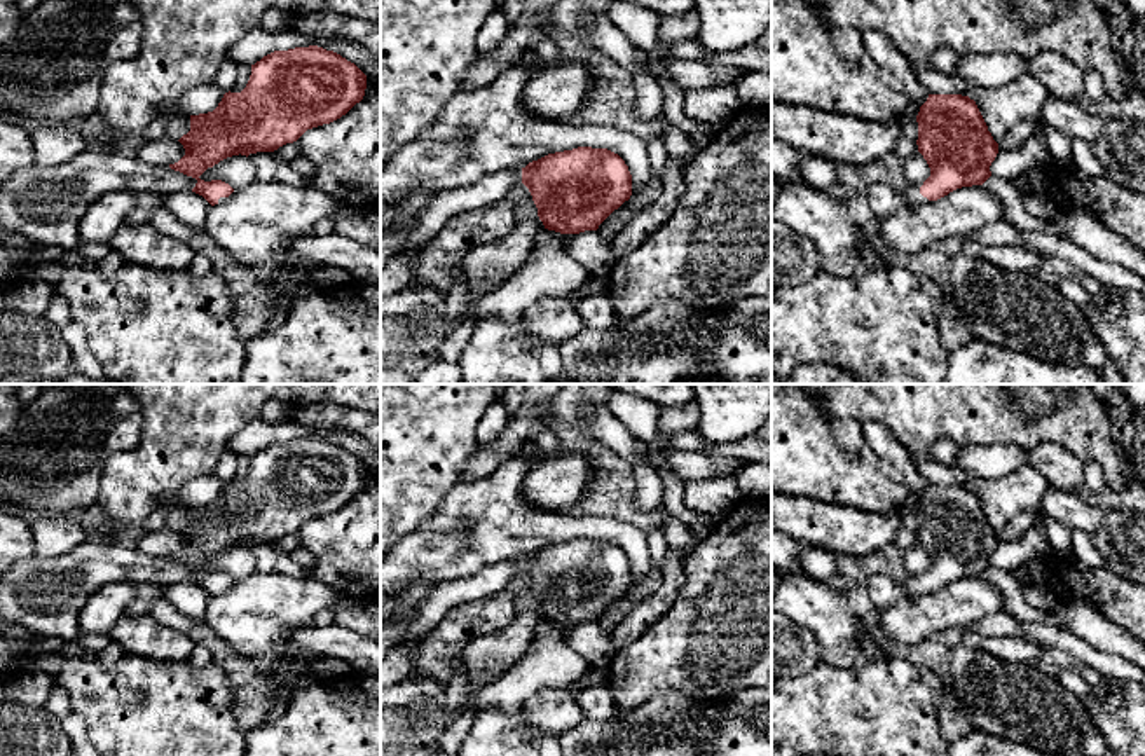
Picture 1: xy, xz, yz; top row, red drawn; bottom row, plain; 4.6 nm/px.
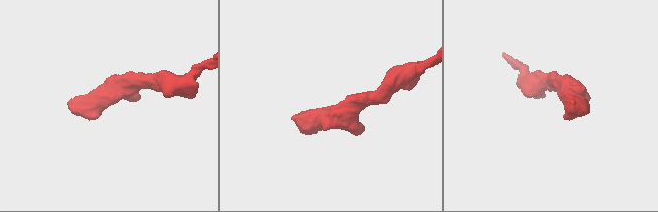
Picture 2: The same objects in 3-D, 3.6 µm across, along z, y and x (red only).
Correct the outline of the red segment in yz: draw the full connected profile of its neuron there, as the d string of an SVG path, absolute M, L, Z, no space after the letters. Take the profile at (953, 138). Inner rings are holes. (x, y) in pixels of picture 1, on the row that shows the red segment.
M929 94L916 115L918 152L930 168L930 176L918 185L906 185L908 206L937 201L950 192L983 185L998 154L988 126L974 100L962 94Z

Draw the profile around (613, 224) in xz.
M651 176L648 185L632 194L628 203L623 208L618 208L613 215L609 215L597 229L606 243L613 243L614 236L646 206L655 203L662 194L663 183Z

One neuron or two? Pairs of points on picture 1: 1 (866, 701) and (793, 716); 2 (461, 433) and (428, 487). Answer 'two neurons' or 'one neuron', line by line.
1: one neuron
2: one neuron

